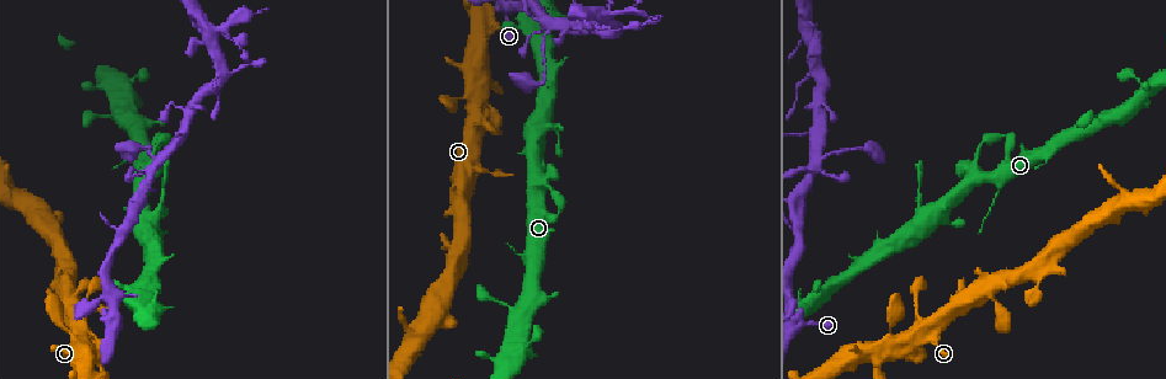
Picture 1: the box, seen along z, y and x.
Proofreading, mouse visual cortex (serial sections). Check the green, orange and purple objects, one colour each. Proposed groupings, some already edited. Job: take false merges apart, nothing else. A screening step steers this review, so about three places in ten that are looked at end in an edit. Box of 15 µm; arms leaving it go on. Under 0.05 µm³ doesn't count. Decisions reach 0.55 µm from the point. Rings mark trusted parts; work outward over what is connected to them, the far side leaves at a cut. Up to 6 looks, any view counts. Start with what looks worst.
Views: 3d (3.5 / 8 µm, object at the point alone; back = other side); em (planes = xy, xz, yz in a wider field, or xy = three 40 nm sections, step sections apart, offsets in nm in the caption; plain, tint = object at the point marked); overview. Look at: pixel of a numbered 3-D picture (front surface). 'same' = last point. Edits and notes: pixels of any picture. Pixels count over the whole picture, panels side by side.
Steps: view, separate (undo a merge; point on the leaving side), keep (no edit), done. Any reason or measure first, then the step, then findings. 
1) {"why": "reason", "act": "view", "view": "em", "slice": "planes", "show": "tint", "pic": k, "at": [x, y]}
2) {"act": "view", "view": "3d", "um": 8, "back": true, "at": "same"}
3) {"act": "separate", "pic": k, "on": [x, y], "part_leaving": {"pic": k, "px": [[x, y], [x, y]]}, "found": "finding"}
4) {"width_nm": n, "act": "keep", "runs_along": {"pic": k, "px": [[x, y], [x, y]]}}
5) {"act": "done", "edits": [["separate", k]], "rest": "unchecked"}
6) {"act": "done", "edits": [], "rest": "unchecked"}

{"why": "abrupt turn", "act": "view", "view": "3d", "um": 3.5, "pic": 1, "at": [547, 20]}

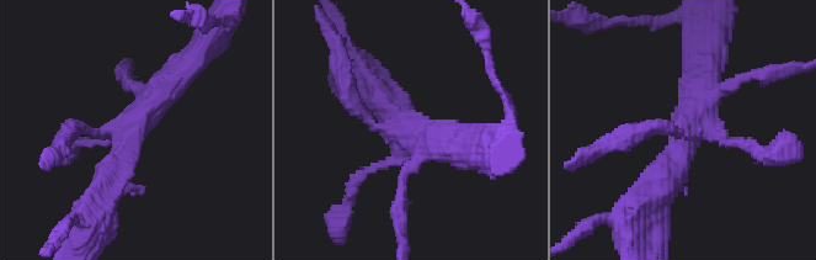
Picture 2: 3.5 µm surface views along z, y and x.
{"why": "shape alone is not enough", "act": "view", "view": "em", "slice": "xy", "step": 2, "show": "tint", "pic": 2, "at": [130, 130]}

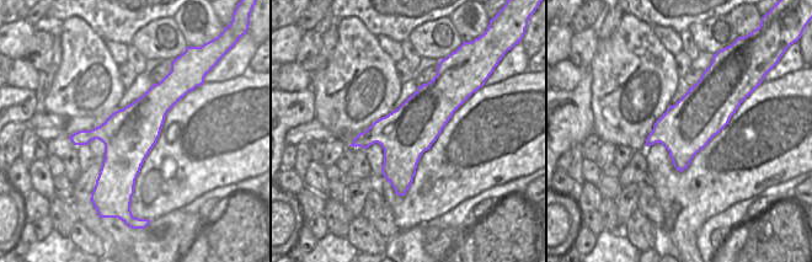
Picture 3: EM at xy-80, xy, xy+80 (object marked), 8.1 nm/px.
{"act": "keep", "runs_along": {"pic": 2, "px": [[101, 199], [127, 133], [185, 69]]}, "found": "all the same cell"}

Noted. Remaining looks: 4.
{"why": "three-way junction", "act": "view", "view": "3d", "um": 3.5, "pic": 1, "at": [581, 28]}

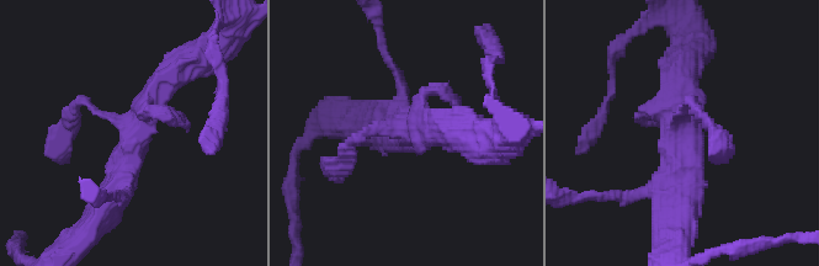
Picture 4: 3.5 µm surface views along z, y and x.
{"why": "now the EM", "act": "view", "view": "em", "slice": "xy", "step": 1, "show": "tint", "pic": 4, "at": [680, 126]}

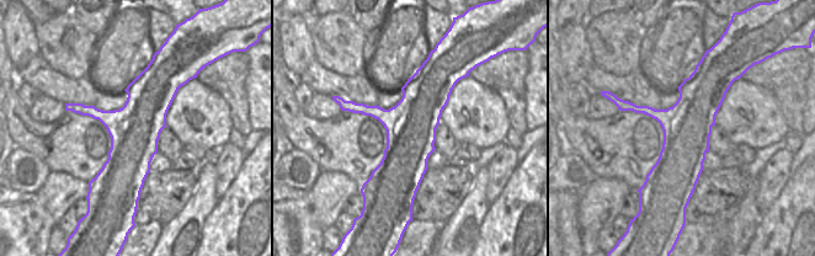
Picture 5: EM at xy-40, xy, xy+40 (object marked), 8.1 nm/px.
{"act": "keep", "found": "continuous, no second cell"}

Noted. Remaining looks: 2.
{"why": "four arms meet", "act": "view", "view": "3d", "um": 3.5, "pic": 1, "at": [475, 117]}

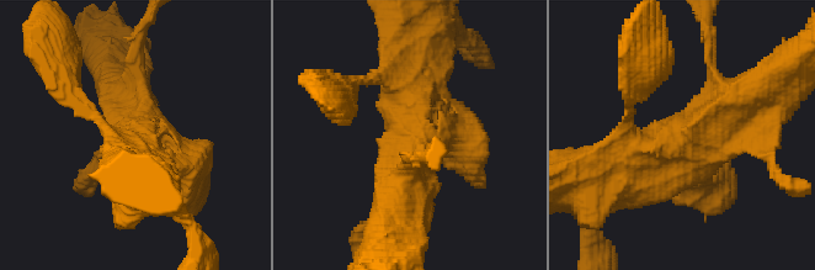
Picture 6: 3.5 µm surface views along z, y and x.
{"act": "view", "view": "em", "slice": "xy", "step": 2, "show": "tint", "pic": 6, "at": [696, 154]}

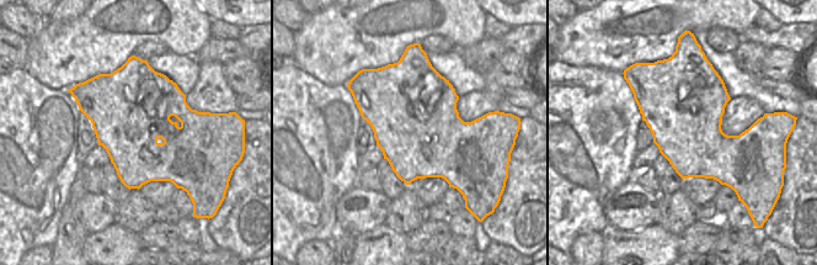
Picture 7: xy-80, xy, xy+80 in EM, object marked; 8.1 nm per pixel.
{"act": "keep", "runs_along": {"pic": 6, "px": [[755, 127], [619, 176]]}, "found": "continuous, no second cell"}

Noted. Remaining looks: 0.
{"act": "done", "edits": [], "rest": "unchecked"}

